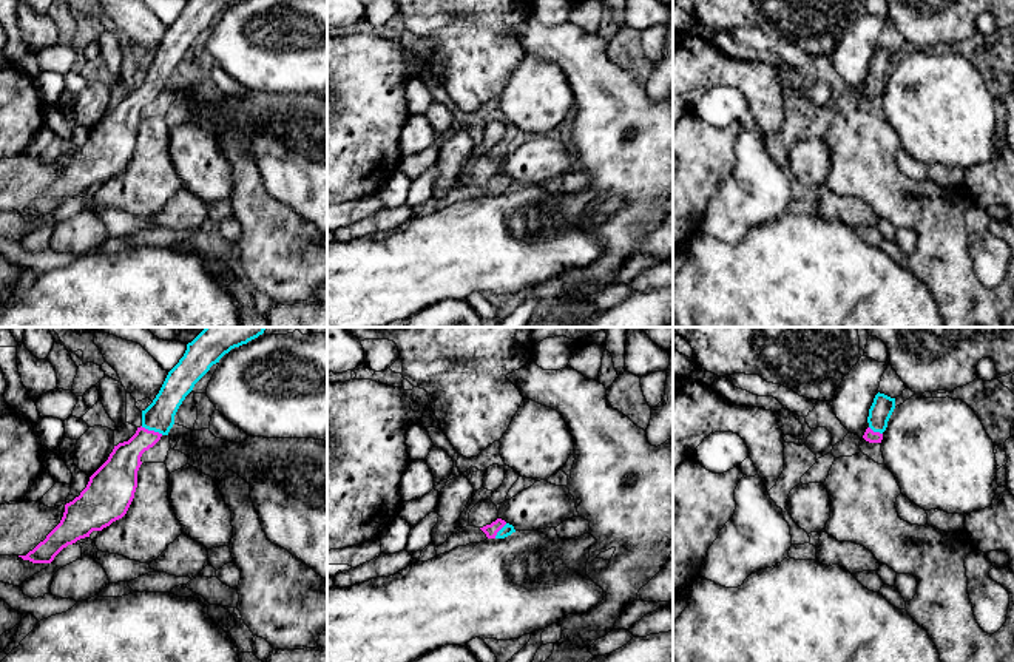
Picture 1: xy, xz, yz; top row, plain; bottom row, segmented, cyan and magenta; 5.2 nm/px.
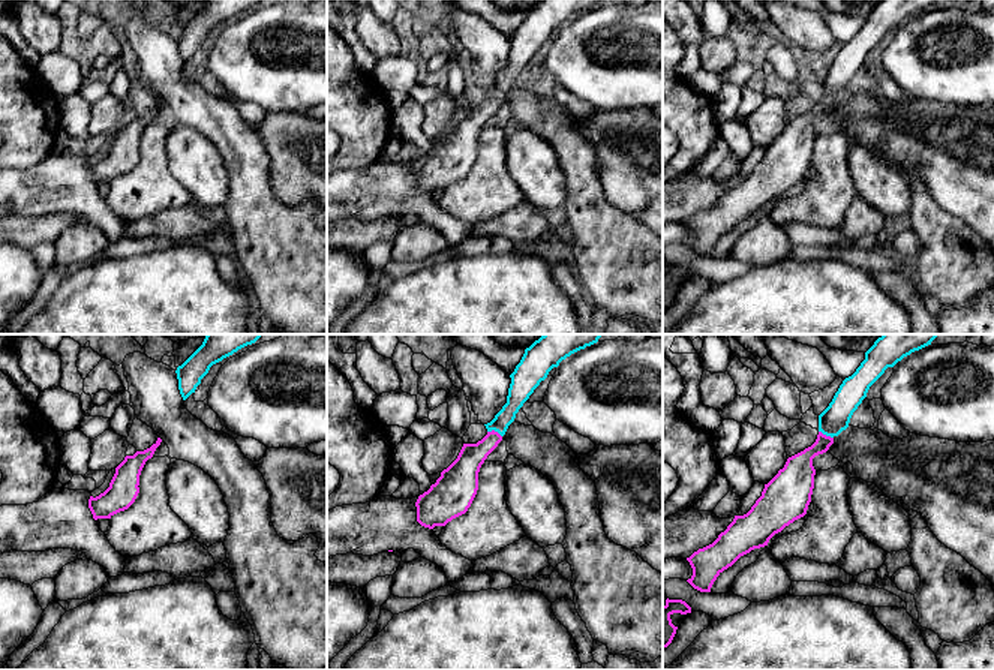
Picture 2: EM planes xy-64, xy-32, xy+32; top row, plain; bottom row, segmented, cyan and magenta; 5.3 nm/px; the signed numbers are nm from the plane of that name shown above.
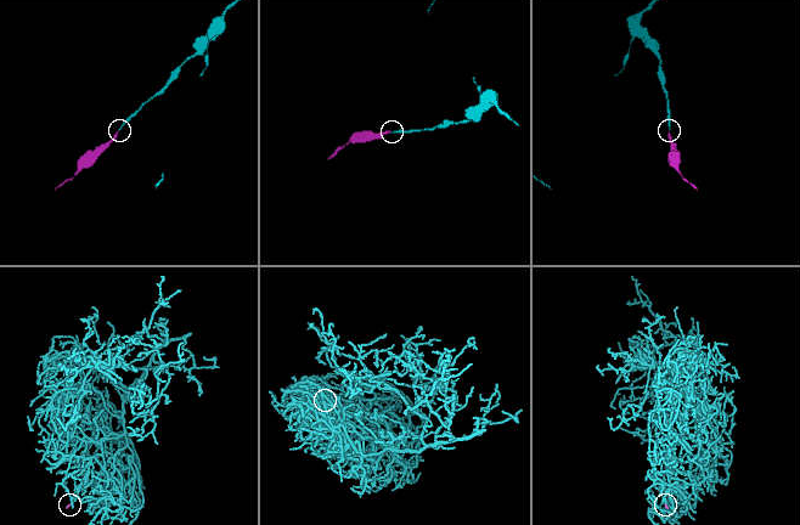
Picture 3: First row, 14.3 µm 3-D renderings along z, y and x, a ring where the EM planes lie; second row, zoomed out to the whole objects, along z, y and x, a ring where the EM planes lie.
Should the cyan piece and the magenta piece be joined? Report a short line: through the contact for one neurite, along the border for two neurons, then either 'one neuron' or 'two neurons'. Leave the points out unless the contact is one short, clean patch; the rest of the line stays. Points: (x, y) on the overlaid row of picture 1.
line xy (159, 415), (152, 429), (125, 457), (122, 465); one neuron

